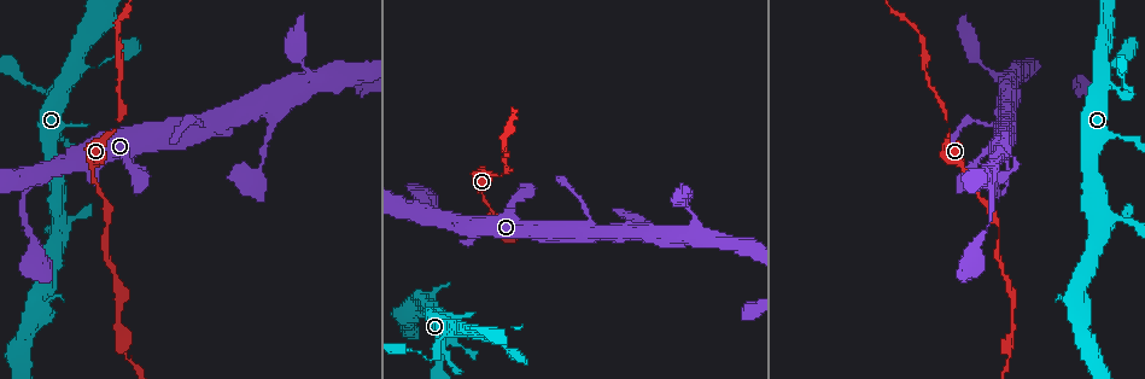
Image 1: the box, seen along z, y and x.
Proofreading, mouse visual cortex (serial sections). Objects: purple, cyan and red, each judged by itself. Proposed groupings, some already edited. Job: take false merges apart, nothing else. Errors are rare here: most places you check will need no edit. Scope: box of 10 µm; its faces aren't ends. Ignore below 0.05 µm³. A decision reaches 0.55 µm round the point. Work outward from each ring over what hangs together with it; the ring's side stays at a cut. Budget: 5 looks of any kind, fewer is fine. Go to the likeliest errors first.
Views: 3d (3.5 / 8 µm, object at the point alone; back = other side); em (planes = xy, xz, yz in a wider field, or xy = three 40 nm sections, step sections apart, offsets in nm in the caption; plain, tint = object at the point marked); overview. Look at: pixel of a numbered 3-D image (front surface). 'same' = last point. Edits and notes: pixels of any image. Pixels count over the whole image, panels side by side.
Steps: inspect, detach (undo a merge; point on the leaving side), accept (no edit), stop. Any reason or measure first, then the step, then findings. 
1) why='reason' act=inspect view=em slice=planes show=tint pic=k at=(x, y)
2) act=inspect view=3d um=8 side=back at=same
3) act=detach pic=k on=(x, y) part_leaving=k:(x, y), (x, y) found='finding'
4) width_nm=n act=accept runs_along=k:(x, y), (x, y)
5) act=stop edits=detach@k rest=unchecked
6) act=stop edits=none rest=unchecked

why='thick turns thin' act=inspect view=3d um=3.5 pic=1 at=(119, 122)

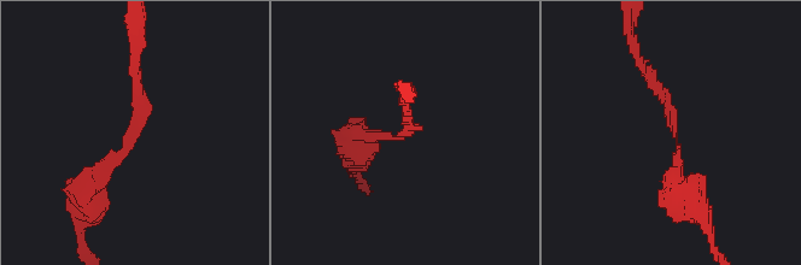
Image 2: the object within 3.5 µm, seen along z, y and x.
arm_widths_nm=150,300 act=inspect view=em slice=xy step=2 show=tint pic=2 at=(405, 136)

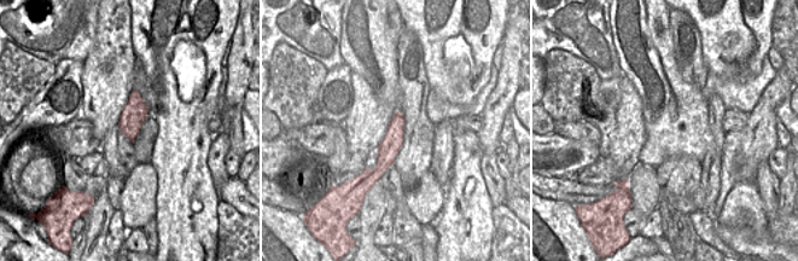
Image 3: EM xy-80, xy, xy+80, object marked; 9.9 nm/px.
act=accept runs_along=3:(398, 115), (385, 161), (370, 179) found='all the same cell'

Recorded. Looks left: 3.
why='four or more arms meet' act=inspect view=3d um=3.5 pic=1 at=(1104, 83)

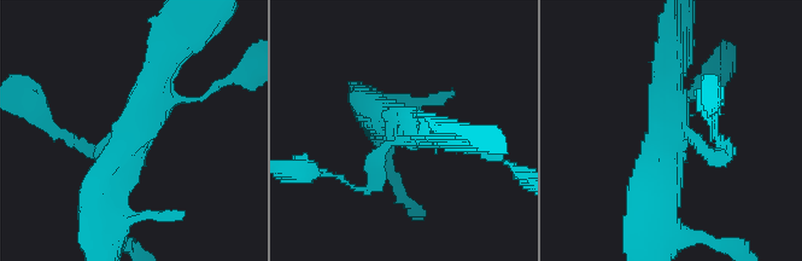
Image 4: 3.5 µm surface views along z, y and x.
arms=4 arm_widths_nm=150,200,350,450 why='shape alone is not enough' act=inspect view=em slice=xy step=2 show=tint pic=4 at=(136, 130)

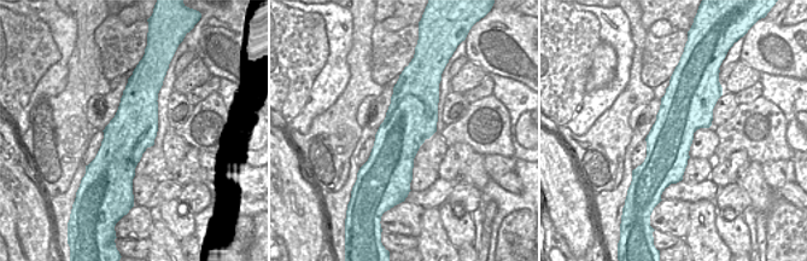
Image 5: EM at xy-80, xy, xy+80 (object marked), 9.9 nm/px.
act=accept runs_along=4:(105, 206), (164, 57) found='all the same cell'

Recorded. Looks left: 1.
act=stop edits=none rest=unchecked

